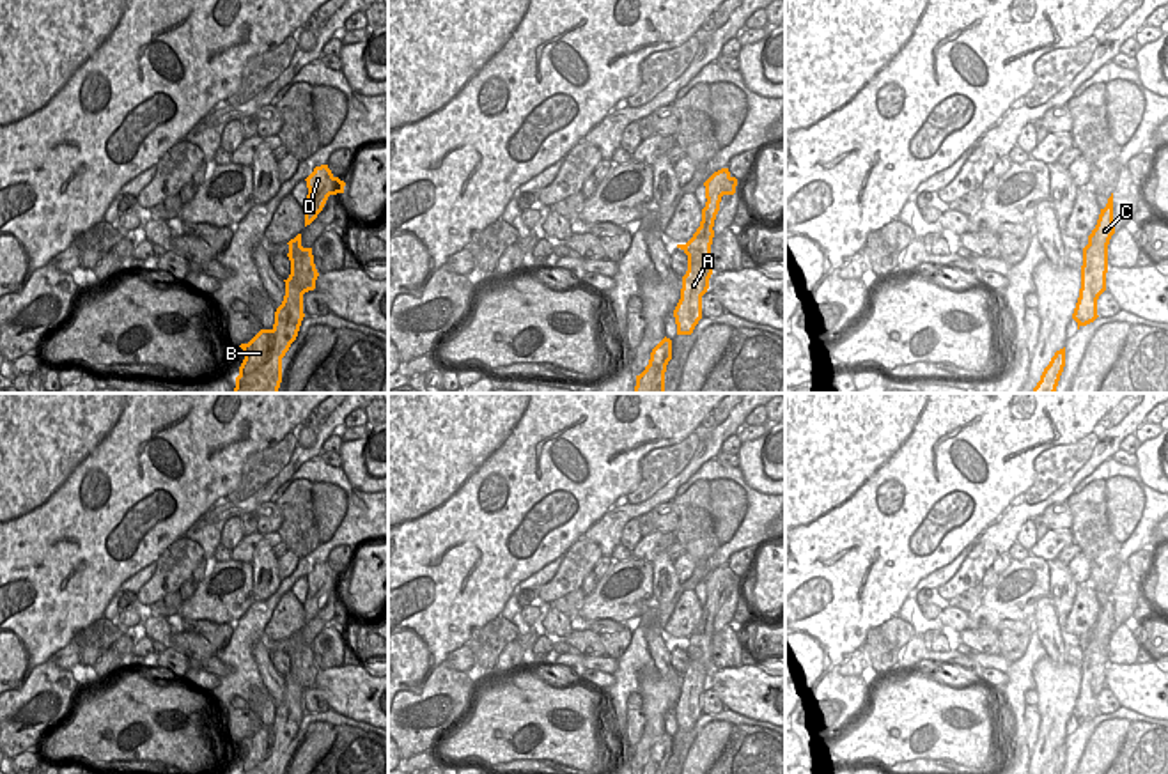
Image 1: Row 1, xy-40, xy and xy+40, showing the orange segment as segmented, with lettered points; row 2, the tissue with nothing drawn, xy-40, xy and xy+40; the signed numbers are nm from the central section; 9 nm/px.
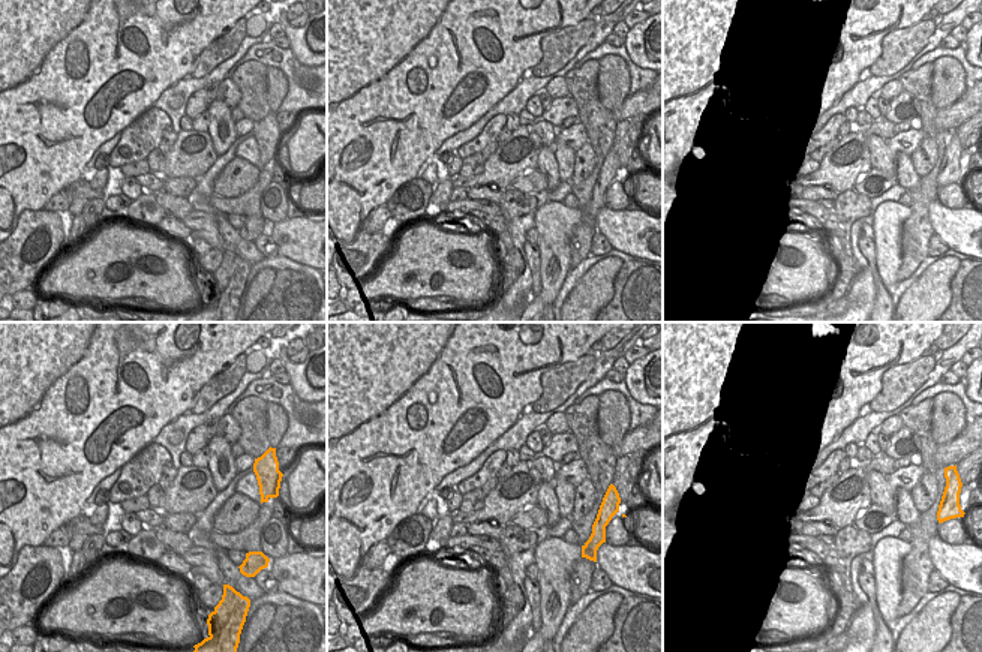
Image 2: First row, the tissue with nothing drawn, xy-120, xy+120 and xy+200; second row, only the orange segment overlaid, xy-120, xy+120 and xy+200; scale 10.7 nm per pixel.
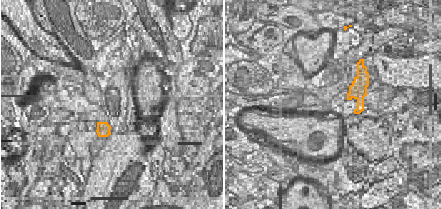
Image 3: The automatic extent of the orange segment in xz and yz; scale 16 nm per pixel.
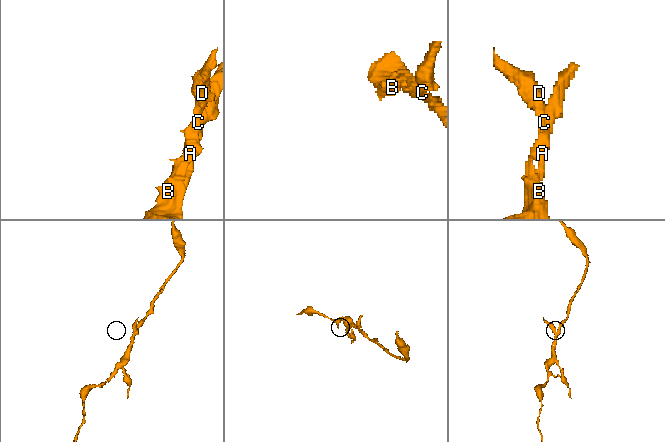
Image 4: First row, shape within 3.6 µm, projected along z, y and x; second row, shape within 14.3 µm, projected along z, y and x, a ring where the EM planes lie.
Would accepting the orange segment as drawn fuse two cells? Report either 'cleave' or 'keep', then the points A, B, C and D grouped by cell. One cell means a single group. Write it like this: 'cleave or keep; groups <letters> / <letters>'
cleave; groups A / B C D

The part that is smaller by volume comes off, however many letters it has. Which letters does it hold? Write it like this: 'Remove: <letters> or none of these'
Remove: B, C, D.

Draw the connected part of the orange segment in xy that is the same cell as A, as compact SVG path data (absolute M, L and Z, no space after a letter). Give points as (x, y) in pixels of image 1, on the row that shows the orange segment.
M688 264L682 276L681 299L674 310L677 335L691 335L702 319L702 296L709 289L709 273L698 264Z

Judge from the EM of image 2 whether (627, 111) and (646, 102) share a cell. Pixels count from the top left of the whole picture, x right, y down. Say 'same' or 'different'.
same

